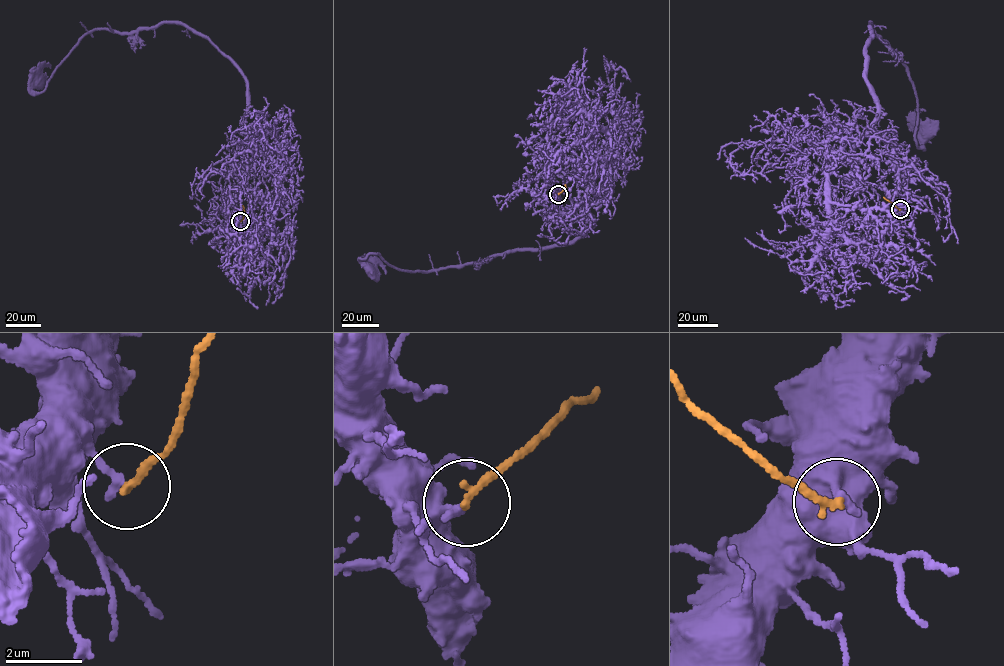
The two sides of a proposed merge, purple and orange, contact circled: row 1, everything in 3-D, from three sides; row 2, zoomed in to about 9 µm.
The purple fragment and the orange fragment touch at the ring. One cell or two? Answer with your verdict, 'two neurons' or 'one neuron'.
two neurons

